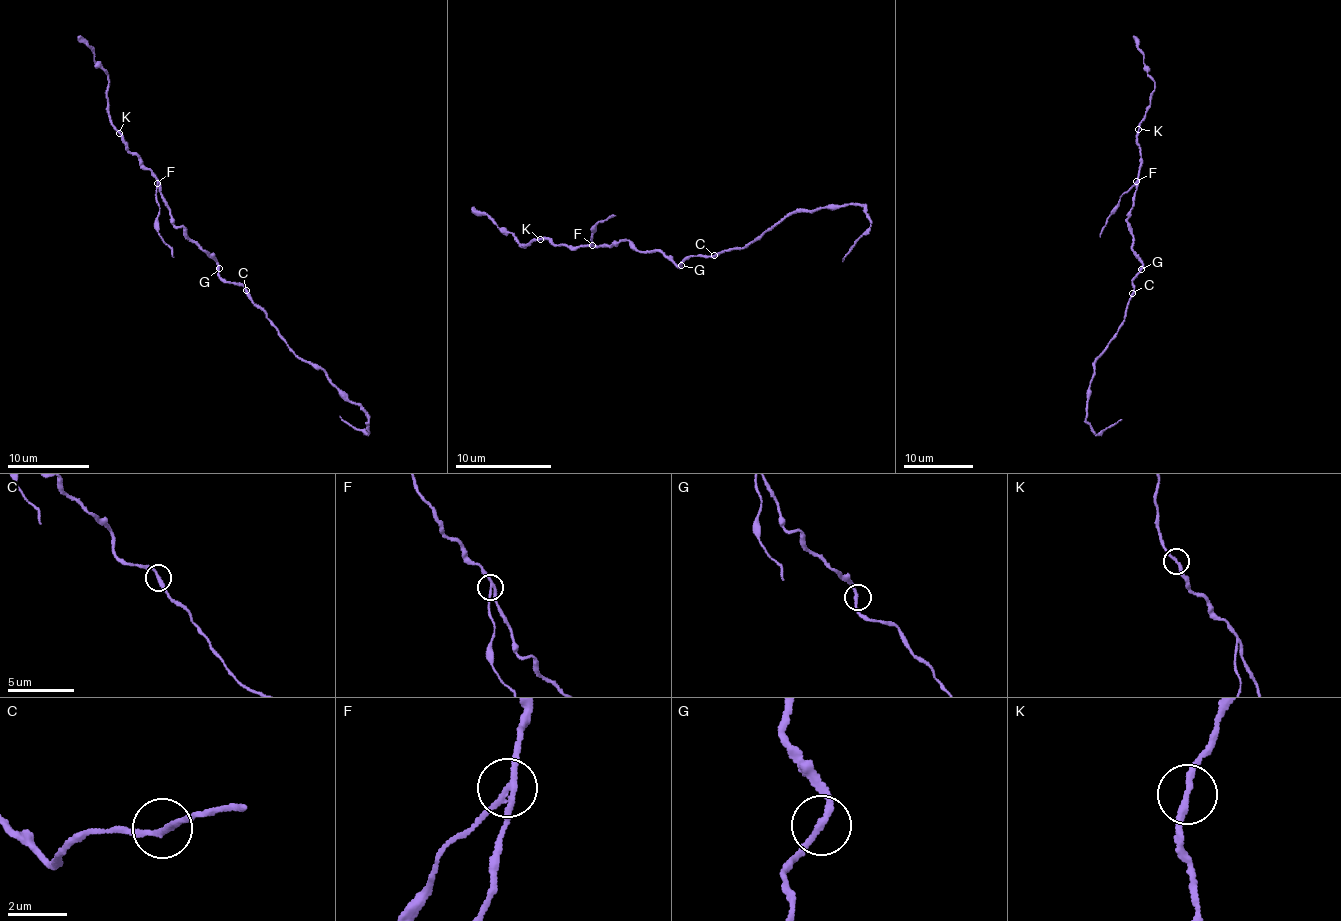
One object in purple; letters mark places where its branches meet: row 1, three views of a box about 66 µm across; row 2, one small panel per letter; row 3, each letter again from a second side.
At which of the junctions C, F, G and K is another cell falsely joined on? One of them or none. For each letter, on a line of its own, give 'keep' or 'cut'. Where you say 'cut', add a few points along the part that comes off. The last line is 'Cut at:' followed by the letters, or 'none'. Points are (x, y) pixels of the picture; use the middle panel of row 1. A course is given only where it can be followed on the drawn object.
C: keep
F: cut | (592, 245), (597, 224), (614, 216)
G: keep
K: keep
Cut at: F

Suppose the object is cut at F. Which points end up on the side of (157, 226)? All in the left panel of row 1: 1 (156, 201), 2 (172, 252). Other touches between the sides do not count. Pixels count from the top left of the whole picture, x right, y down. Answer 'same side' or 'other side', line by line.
1: same side
2: same side

